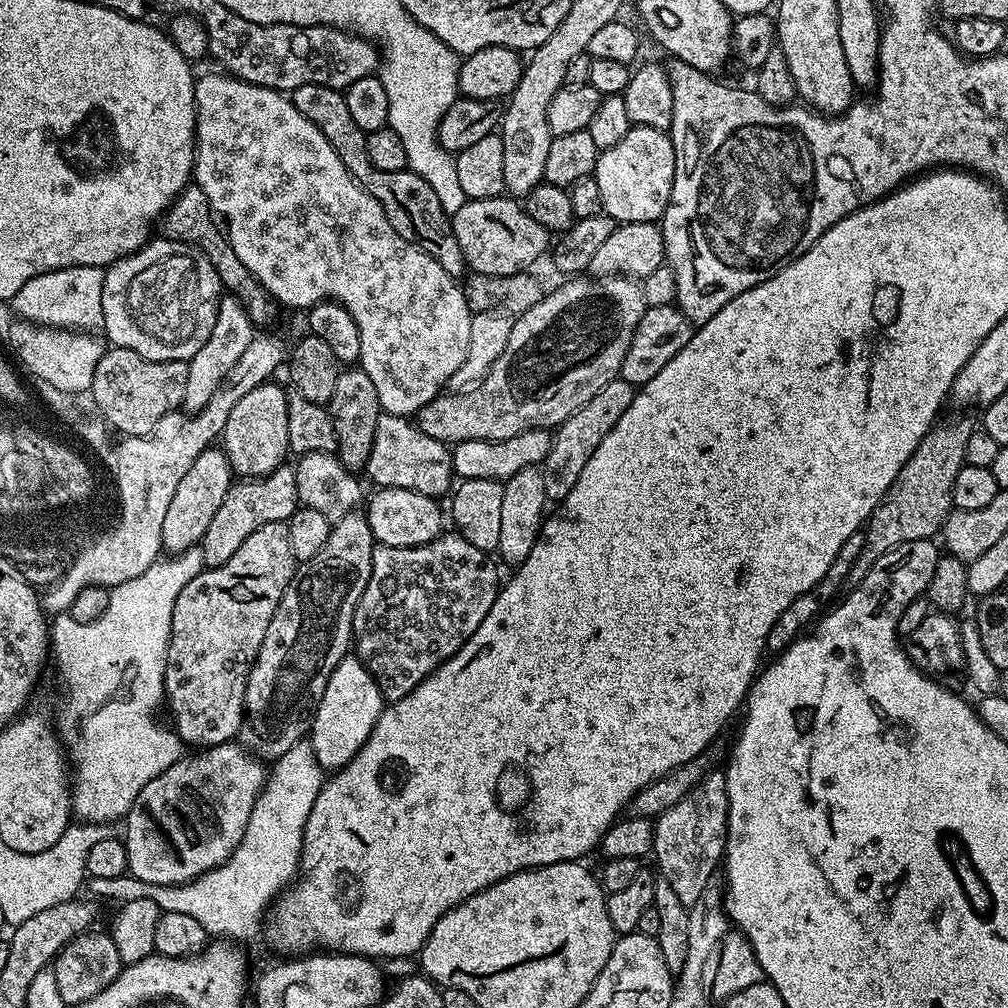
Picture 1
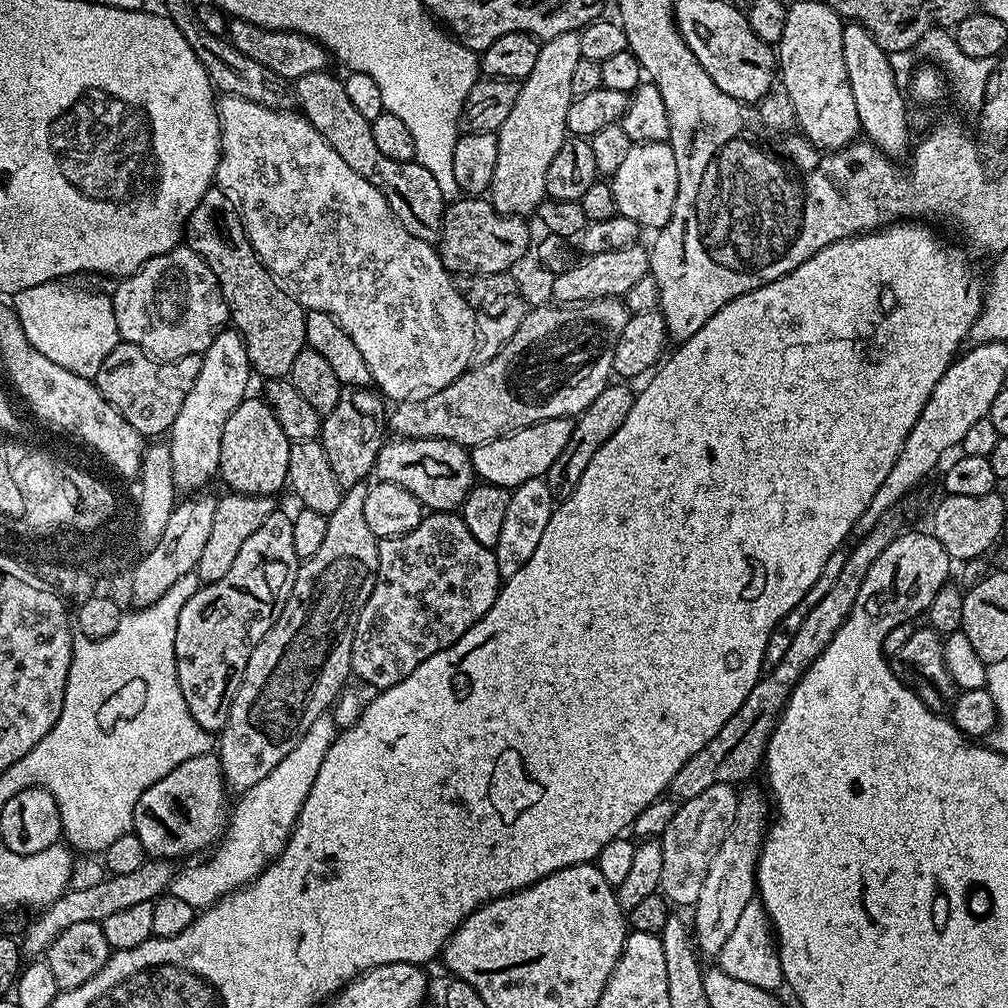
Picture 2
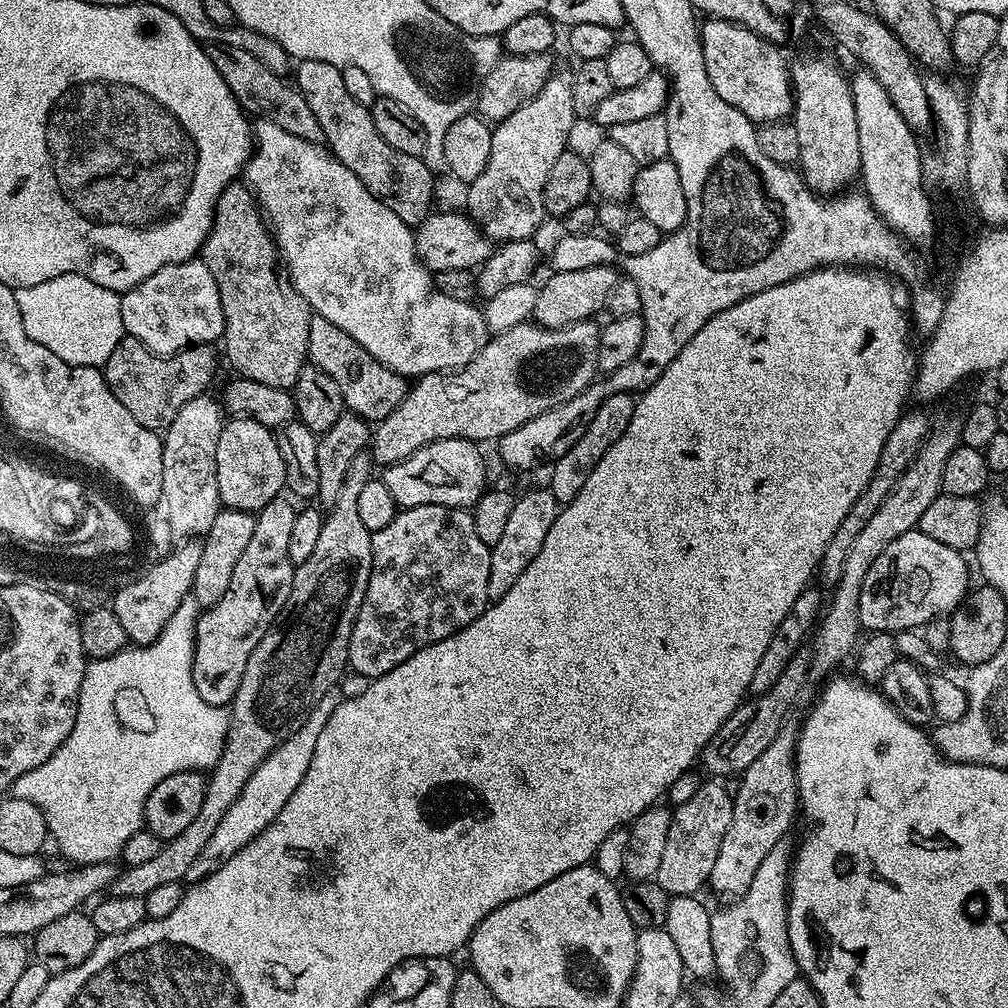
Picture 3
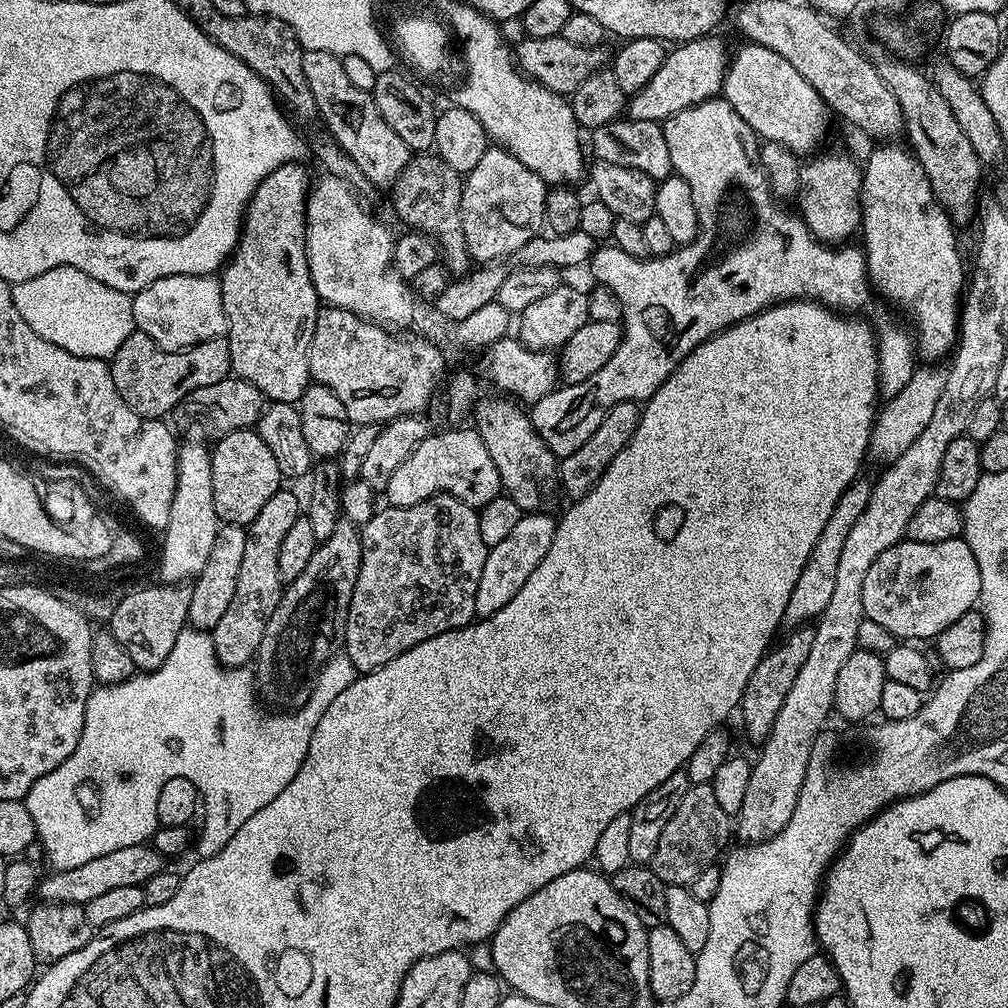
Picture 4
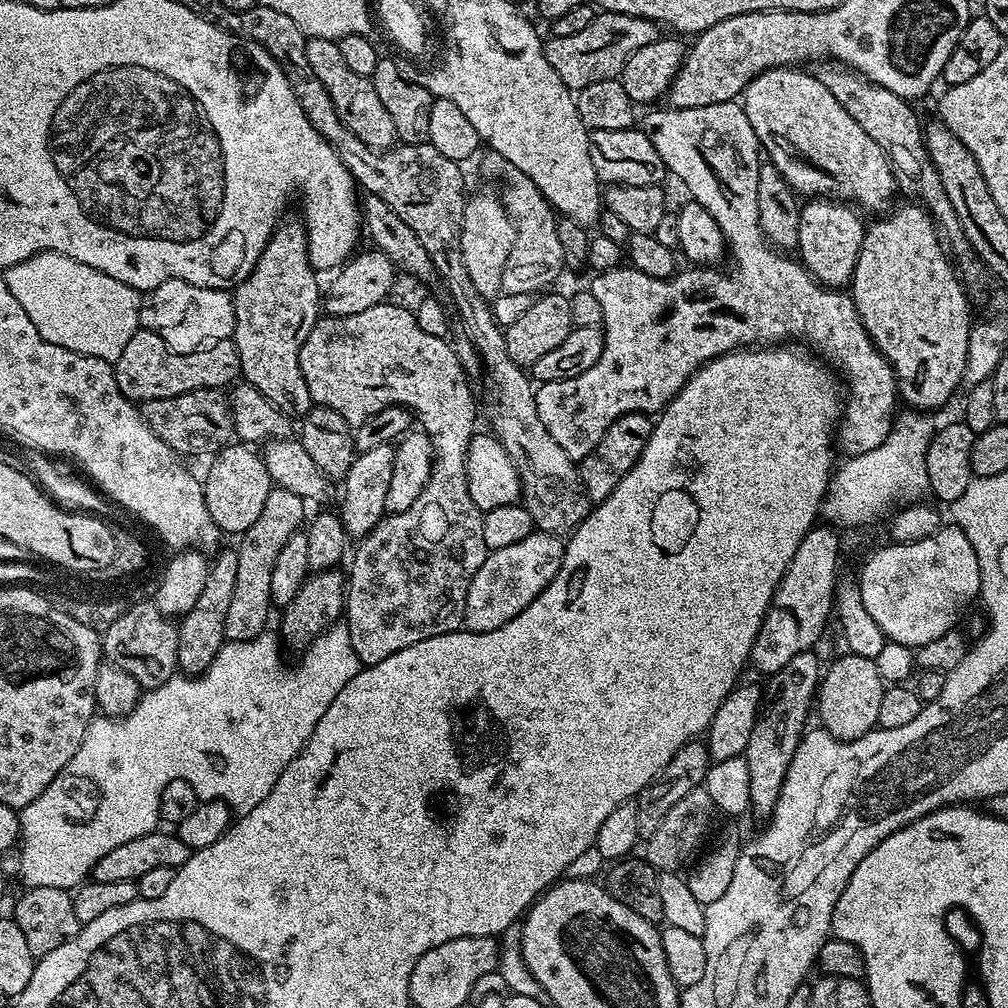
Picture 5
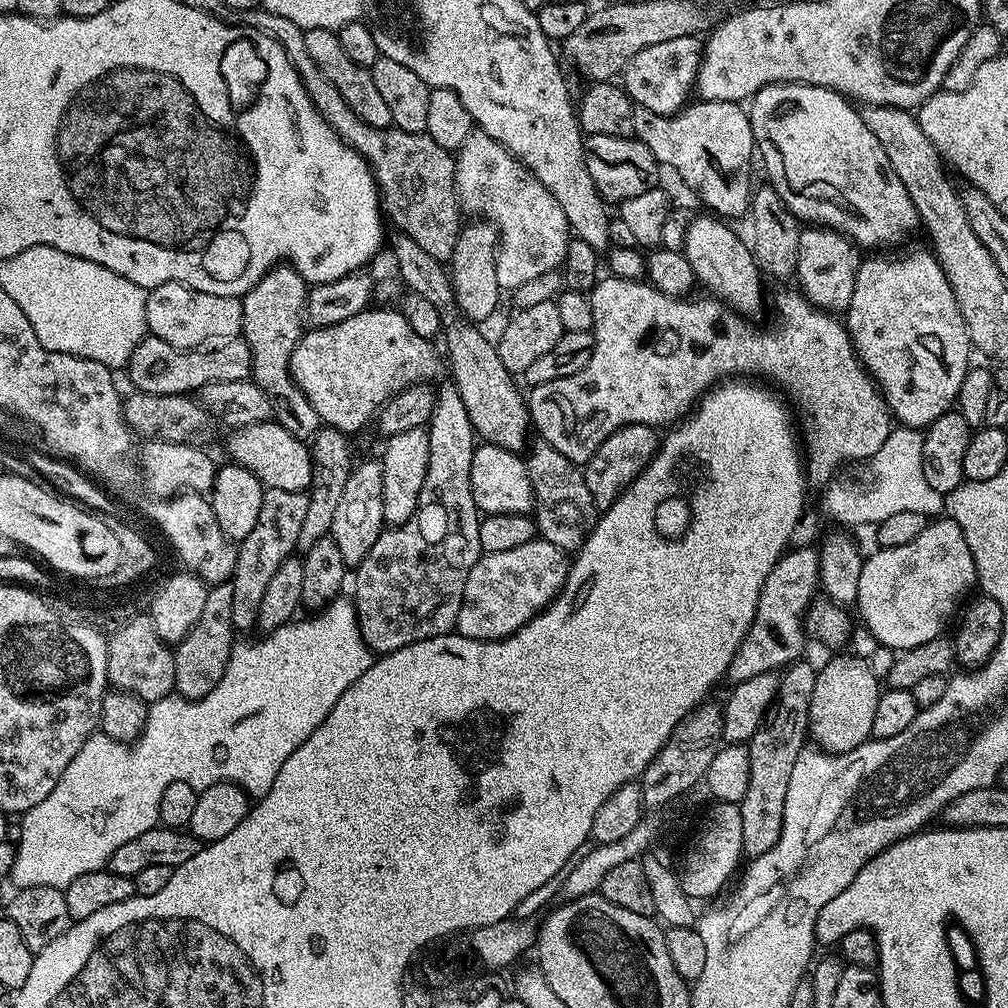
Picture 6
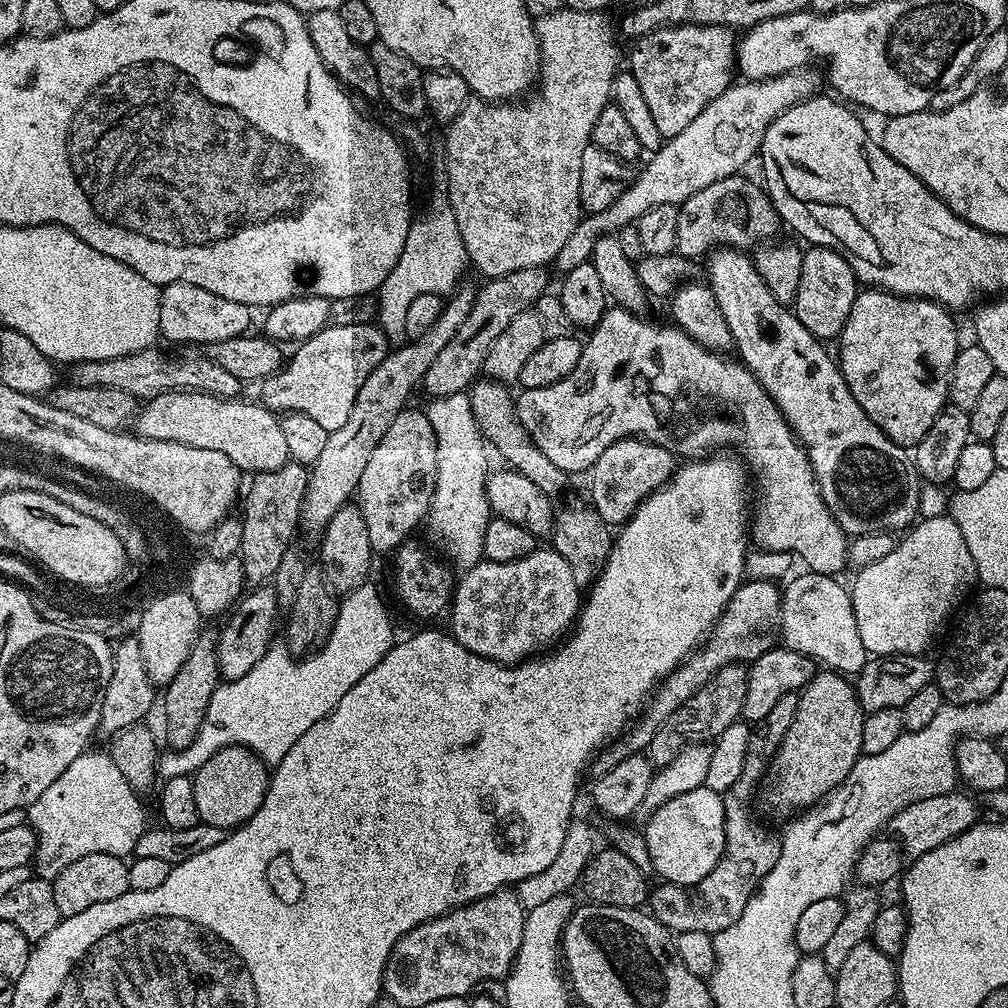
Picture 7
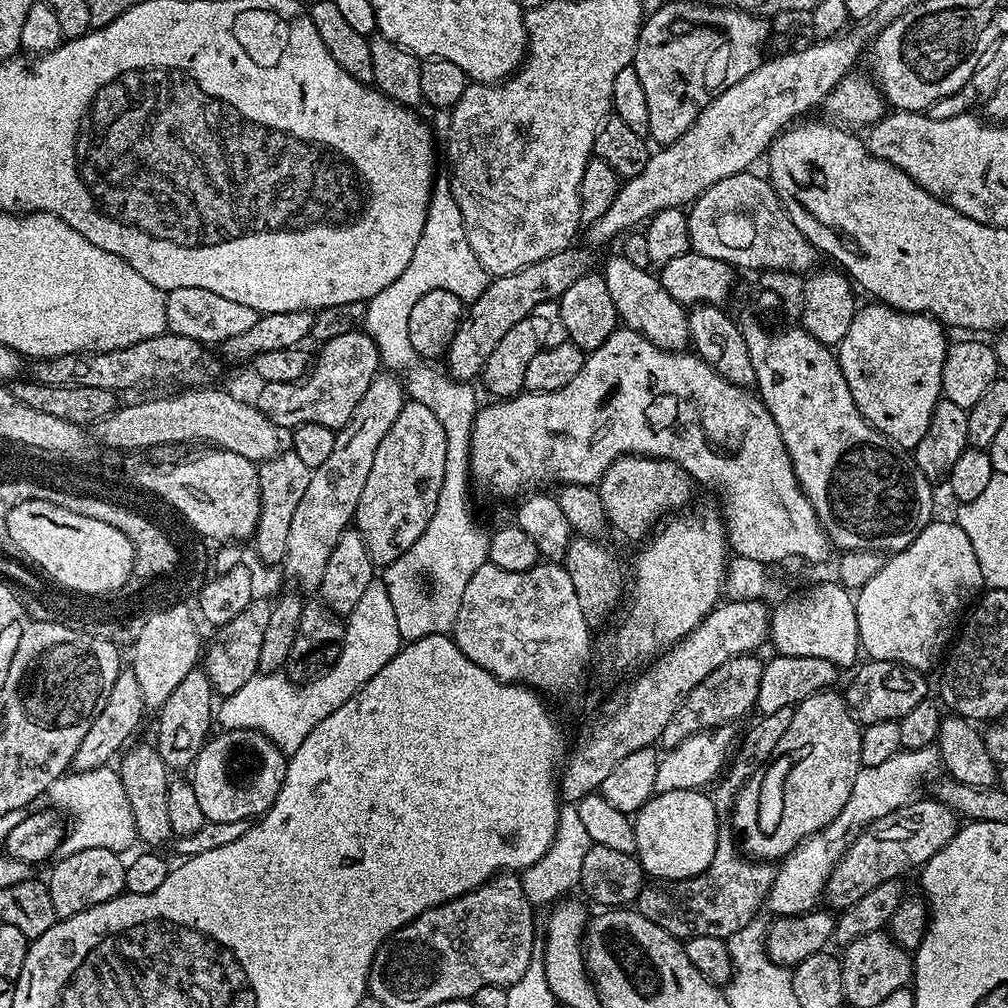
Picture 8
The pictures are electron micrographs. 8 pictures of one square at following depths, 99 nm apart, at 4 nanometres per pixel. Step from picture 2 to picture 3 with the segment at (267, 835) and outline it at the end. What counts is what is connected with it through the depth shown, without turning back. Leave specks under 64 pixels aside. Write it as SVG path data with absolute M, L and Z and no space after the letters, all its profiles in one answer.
M330 714L320 718L321 726L318 726L318 732L312 732L310 726L303 724L289 740L280 743L280 746L261 762L258 770L254 770L254 774L250 774L239 800L235 800L230 810L226 810L226 816L222 818L216 831L214 852L216 848L217 861L229 860L235 852L247 846L255 836L262 834L262 830L266 830L270 822L278 818L282 806L290 802L290 794L294 794L294 790L298 790L298 785L302 783L302 778L306 778L306 770L310 770L310 762L314 758L314 746L322 734L322 726L326 726L329 718Z

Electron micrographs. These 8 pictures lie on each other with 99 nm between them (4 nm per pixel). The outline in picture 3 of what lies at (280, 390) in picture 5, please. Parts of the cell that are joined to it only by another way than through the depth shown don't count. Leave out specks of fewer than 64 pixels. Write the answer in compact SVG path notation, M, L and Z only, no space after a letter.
M233 182L227 184L222 190L222 194L216 203L216 212L212 215L212 229L208 231L208 237L202 249L202 259L204 265L210 270L210 274L214 274L214 282L218 282L218 294L222 298L222 314L224 315L224 335L222 337L222 345L224 344L224 352L228 355L228 360L237 368L239 375L246 380L254 382L262 382L265 386L278 386L292 390L298 382L299 372L302 370L308 360L308 339L310 338L310 322L313 318L312 307L306 302L306 298L302 298L302 294L298 294L298 290L289 280L287 271L282 267L280 259L280 250L276 247L276 241L272 238L270 225L257 203L256 197L253 196L251 188L244 182Z

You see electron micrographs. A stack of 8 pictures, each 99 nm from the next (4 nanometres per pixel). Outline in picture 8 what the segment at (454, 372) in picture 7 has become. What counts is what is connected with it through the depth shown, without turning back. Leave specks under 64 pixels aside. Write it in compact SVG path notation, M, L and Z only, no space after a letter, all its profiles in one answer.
M572 246L558 254L542 258L537 264L526 266L514 274L495 277L489 283L488 289L476 300L471 301L464 319L460 322L460 328L456 331L456 337L446 353L447 375L451 379L475 381L475 376L477 379L484 371L484 363L486 358L490 358L490 350L494 350L494 346L502 342L503 336L513 326L527 320L534 306L542 306L542 302L551 300L559 301L562 292L570 290L574 282L593 271L591 254L576 247Z

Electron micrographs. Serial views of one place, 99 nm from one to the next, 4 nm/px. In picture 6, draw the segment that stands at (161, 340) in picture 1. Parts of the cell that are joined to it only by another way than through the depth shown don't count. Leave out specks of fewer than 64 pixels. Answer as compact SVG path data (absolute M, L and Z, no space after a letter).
M166 282L151 289L146 298L148 332L175 348L200 348L209 342L223 342L241 335L244 306L237 297L206 294L178 282Z

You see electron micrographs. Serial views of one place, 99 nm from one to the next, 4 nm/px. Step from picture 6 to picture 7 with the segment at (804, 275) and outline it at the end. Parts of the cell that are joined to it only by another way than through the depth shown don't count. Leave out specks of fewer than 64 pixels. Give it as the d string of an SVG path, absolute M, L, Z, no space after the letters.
M809 247L802 258L802 278L798 278L795 314L802 322L802 326L806 326L806 330L810 330L810 334L817 340L821 342L835 341L850 318L850 310L856 301L857 291L858 281L854 270L846 262L846 258L842 258L842 254L838 254L834 248Z

